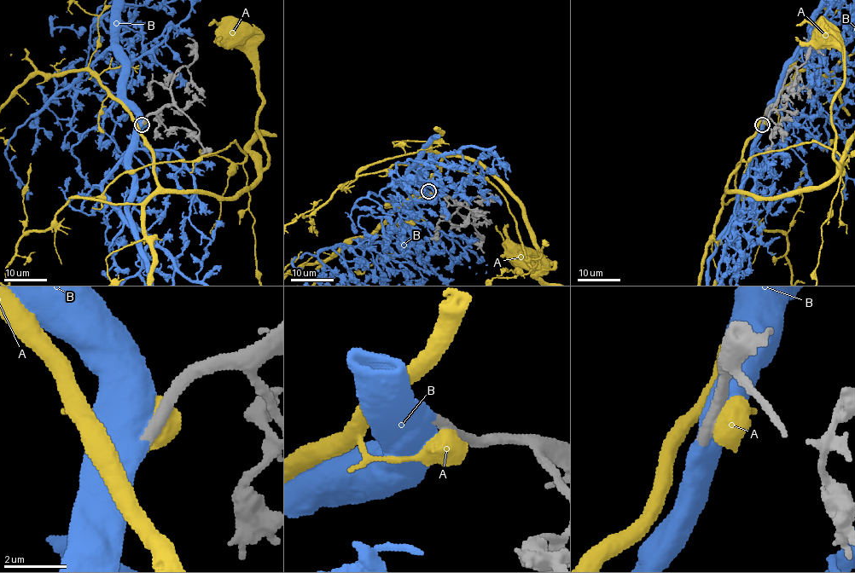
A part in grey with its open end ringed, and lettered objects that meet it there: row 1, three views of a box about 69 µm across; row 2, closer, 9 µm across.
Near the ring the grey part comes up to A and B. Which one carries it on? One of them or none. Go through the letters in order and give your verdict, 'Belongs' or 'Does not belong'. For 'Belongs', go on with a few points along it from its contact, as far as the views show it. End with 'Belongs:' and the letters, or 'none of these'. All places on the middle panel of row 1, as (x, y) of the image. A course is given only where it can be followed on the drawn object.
A: Does not belong
B: Belongs
Belongs: B

